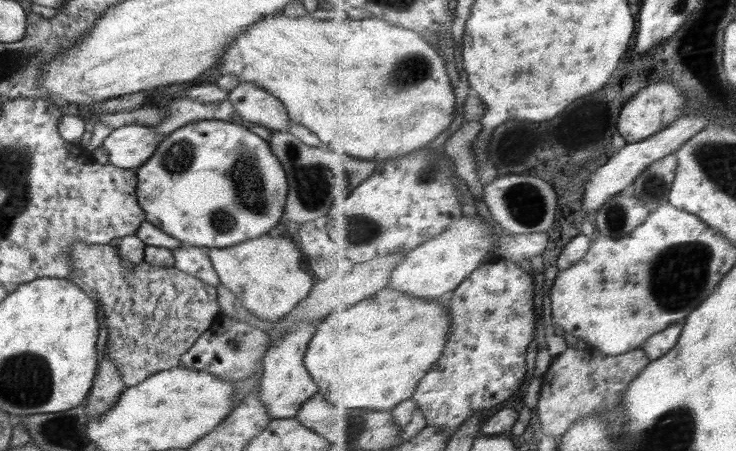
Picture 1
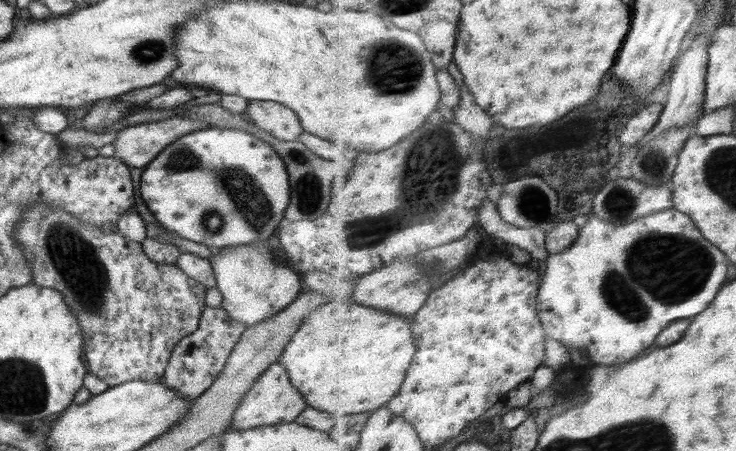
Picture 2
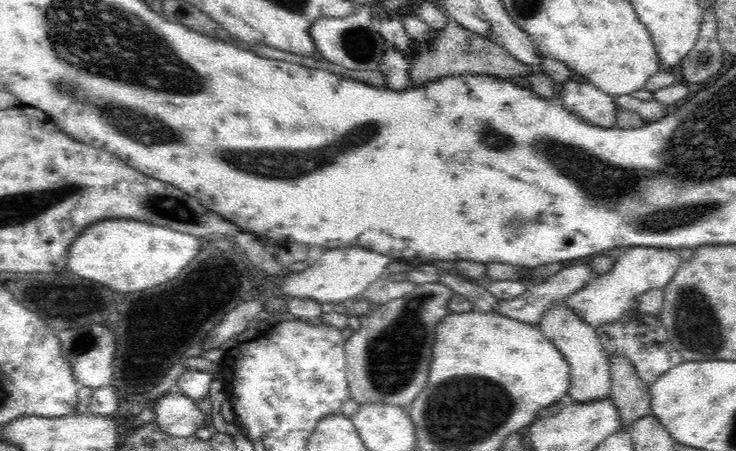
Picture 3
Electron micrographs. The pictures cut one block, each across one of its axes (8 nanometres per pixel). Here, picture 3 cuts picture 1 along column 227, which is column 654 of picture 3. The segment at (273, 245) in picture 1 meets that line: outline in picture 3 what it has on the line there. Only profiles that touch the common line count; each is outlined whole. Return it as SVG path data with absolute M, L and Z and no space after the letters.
M652 246L628 247L627 252L615 258L613 267L603 275L592 278L584 288L564 300L586 324L597 327L620 320L627 312L635 312L637 298L647 290L665 288L682 264L677 249Z

